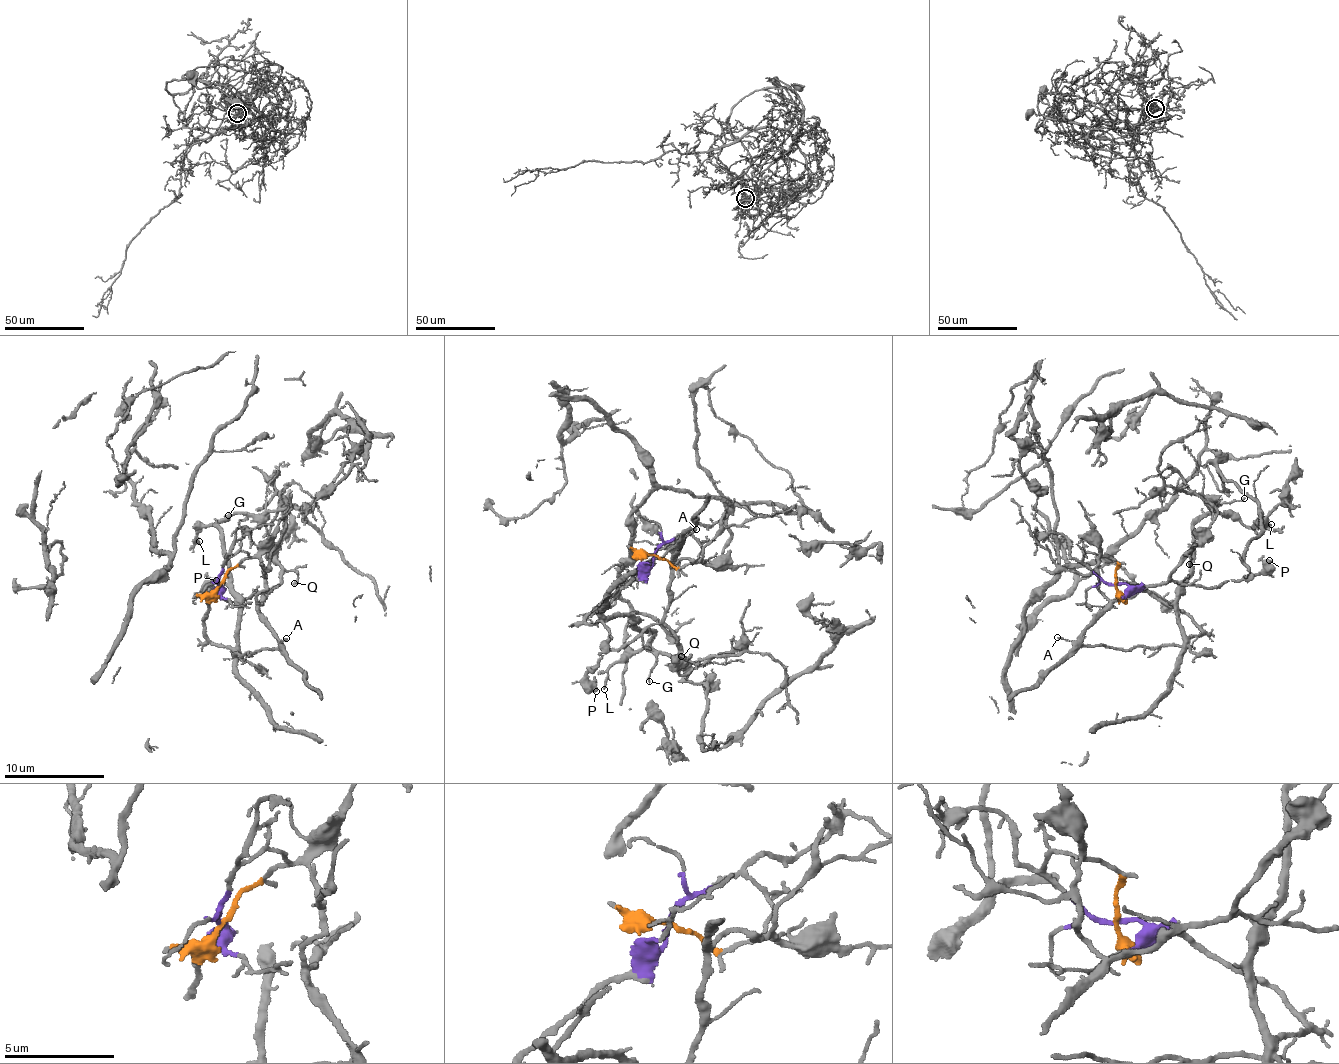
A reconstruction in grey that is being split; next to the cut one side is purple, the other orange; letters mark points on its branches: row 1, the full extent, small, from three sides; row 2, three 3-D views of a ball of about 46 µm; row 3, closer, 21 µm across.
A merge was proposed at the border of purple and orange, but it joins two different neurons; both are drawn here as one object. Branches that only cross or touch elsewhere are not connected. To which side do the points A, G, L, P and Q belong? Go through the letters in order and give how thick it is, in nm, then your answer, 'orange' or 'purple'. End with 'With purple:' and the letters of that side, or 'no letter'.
A: 120 nm | orange
G: 120 nm | purple
L: 160 nm | purple
P: 400 nm | orange
Q: 150 nm | orange
With purple: G, L

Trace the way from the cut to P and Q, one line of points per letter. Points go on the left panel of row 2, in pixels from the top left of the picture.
P: (219, 584), (245, 558), (255, 557), (256, 603), (262, 605), (261, 594), (226, 602), (207, 594), (216, 579)
Q: (219, 584), (245, 558), (255, 557), (264, 589), (256, 603), (263, 605), (286, 571), (299, 573), (293, 583)

